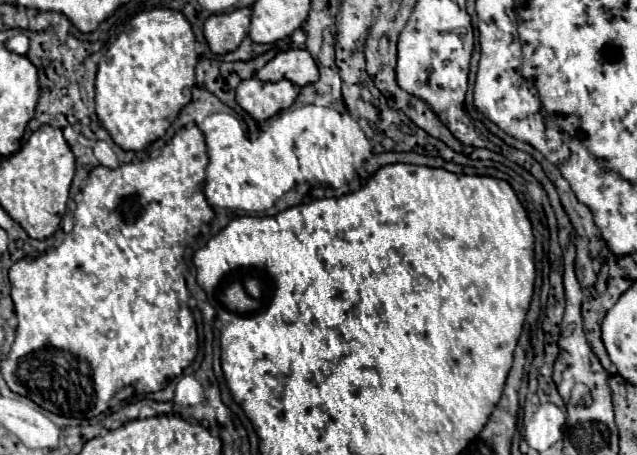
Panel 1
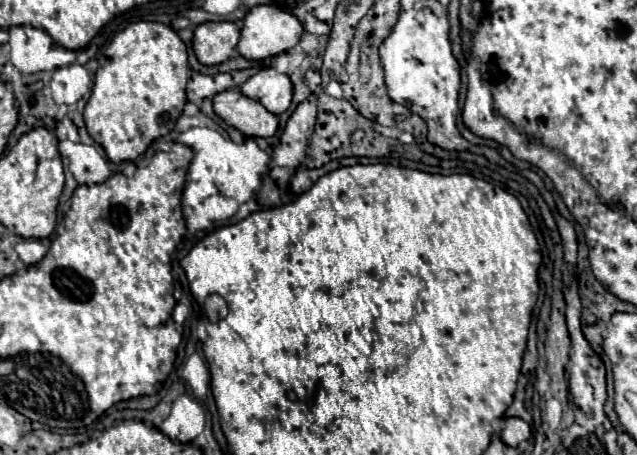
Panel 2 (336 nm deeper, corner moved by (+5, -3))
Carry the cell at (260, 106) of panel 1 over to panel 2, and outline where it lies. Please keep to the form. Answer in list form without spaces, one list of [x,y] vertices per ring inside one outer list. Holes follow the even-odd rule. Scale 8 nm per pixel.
[[[225,90],[213,98],[213,110],[229,126],[251,138],[269,138],[277,132],[277,116],[239,90]]]

